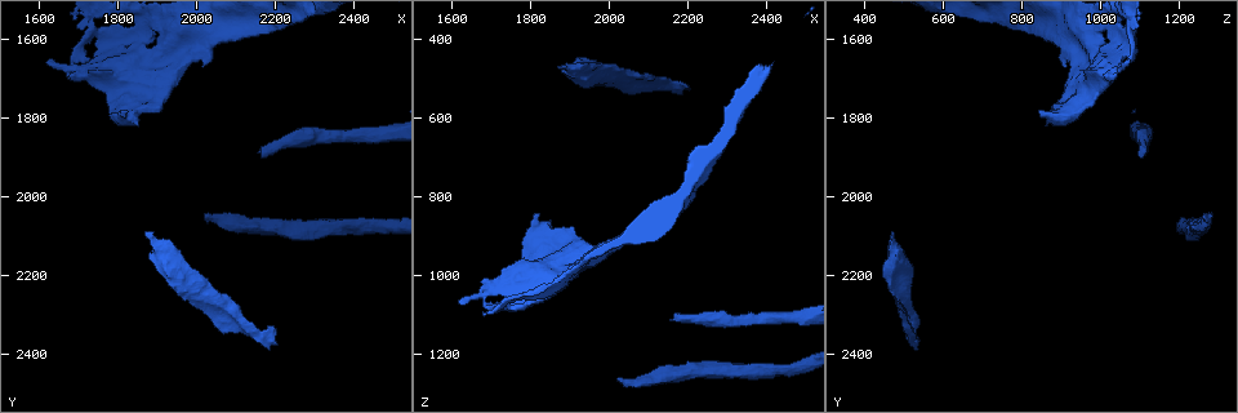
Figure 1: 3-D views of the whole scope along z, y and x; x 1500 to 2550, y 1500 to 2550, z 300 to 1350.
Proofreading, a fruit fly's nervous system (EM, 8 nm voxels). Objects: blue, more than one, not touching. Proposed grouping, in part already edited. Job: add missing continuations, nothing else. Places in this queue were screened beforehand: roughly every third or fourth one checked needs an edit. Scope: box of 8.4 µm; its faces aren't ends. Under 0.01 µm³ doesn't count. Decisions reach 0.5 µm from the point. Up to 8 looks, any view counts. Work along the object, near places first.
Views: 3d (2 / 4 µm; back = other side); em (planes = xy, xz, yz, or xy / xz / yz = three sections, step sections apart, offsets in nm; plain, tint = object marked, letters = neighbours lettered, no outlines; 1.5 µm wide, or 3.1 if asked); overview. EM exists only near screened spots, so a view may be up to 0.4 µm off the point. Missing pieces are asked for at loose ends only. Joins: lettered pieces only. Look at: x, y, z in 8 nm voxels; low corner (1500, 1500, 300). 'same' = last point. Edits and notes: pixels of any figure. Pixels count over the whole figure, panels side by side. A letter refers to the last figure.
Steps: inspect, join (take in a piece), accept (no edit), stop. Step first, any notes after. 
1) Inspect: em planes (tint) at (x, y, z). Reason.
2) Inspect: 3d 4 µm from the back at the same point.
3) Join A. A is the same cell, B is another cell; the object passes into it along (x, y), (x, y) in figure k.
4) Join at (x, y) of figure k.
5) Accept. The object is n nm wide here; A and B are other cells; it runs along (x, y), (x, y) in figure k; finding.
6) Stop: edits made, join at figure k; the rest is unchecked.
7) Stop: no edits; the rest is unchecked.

Inspect: 3d 2 µm at (2030, 2045, 1260). An open end.

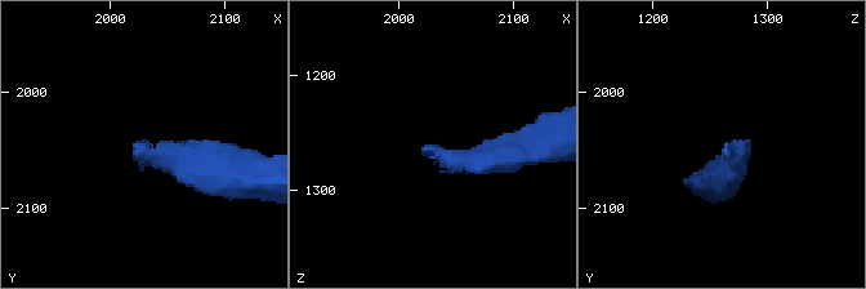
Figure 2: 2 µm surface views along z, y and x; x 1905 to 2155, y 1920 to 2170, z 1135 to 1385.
Inspect: em xy step 4 (letters) at (2024, 2044, 1266). Now the EM.

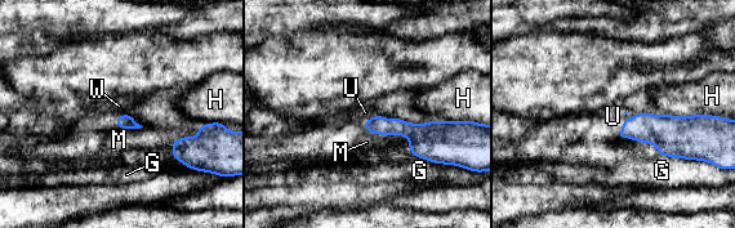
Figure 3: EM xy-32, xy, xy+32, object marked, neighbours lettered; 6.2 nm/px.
Inspect: em planes (letters) at the same point. Cut it another way.

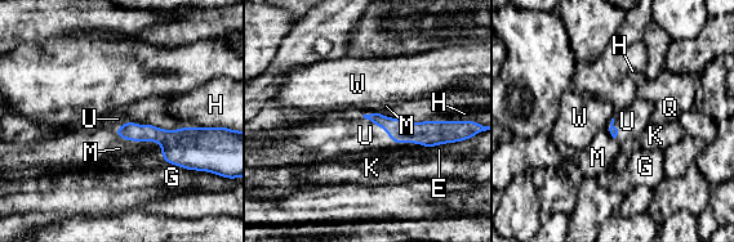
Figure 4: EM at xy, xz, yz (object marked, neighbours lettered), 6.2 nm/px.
Join U. The longest contact is with U, 420 nm; U is the same cell, E, G, H, K, M, Q and W are other cells; the object passes into it along (430, 133), (391, 139), (365, 135) in figure 4; the neuron continues.

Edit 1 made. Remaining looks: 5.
Inspect: overview.

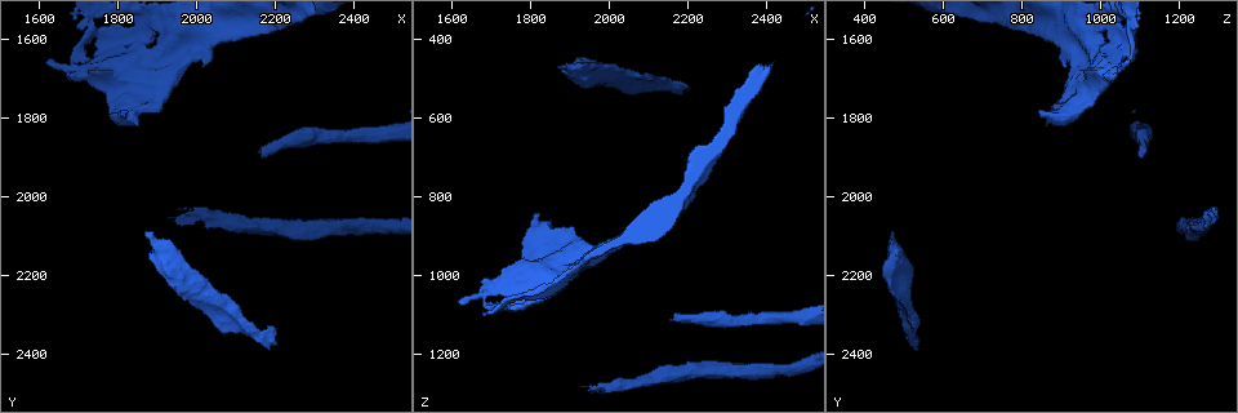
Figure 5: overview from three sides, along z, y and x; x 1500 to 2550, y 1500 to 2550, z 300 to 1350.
Inspect: em xz step 8 (letters) at (2045, 1615, 880). Branch stops here.

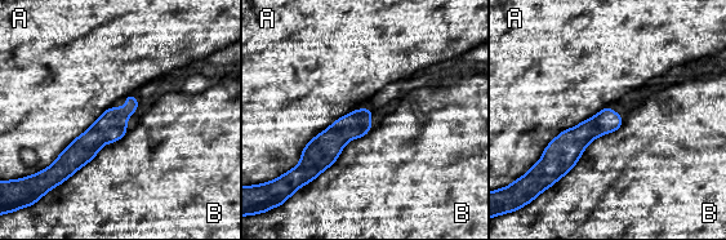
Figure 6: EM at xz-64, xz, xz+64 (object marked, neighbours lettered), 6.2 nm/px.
Accept. A and B are other cells; a border runs along (608, 106), (564, 129), (556, 137) in figure 6; no lettered piece goes on from it.

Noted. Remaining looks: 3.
Inspect: 3d 2 µm at (2165, 1885, 1110).

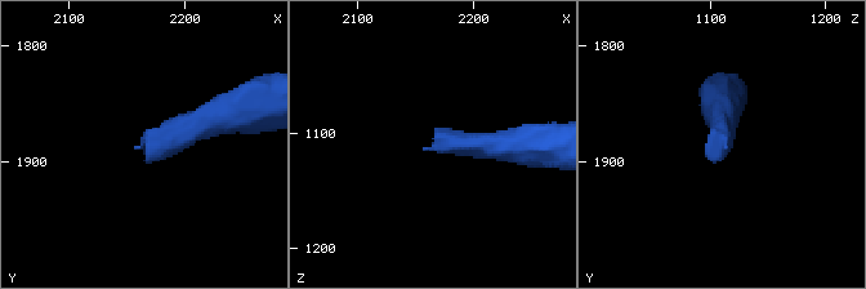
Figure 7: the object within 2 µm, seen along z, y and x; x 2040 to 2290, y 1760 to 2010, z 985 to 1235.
Inspect: em planes (letters) at (2164, 1884, 1112). Need the tissue.

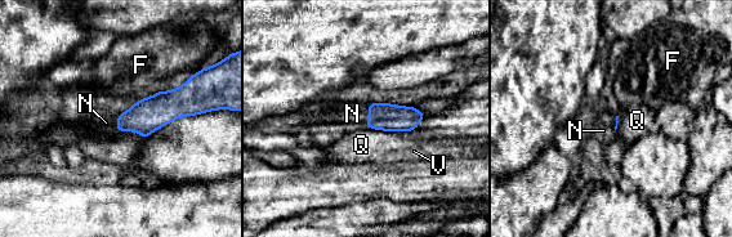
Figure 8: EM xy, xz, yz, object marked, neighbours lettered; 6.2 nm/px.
Join N. The longest contact is with Q, 160 nm; N is the same cell, F, Q and V are other cells; the object passes into it along (392, 117), (369, 115), (352, 113) in figure 8; the neuron continues.

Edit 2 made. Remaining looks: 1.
Stop: edits made, join at figure 4, join at figure 8; the rest is unchecked.

